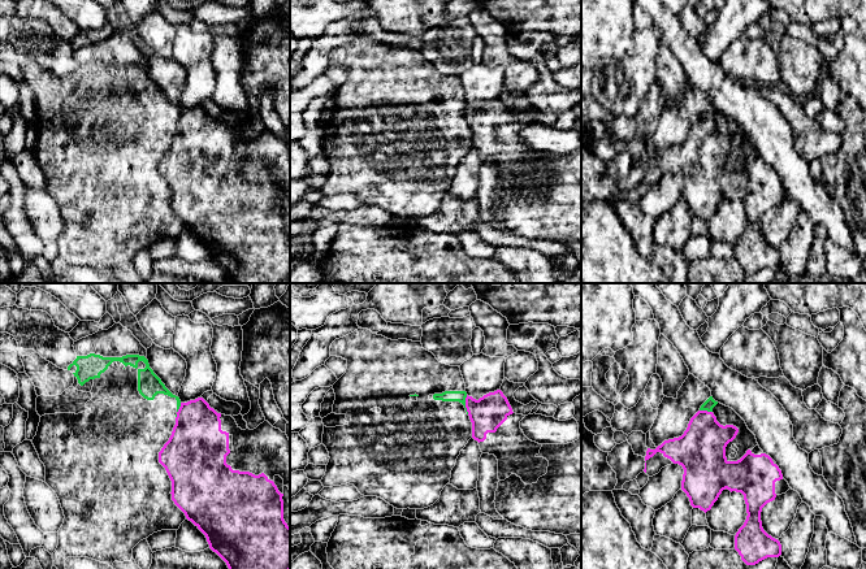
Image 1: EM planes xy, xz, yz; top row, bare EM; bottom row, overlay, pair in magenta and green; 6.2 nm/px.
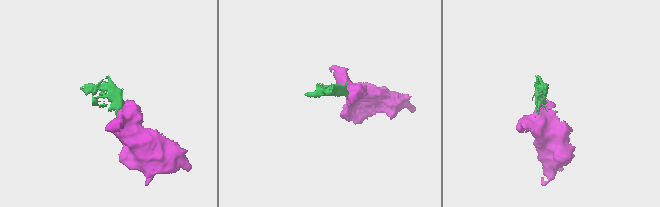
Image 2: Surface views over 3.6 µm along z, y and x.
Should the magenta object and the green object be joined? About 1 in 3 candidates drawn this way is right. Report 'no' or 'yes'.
no

